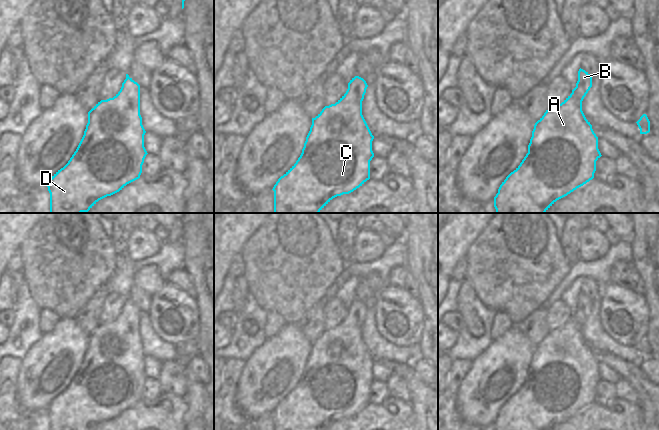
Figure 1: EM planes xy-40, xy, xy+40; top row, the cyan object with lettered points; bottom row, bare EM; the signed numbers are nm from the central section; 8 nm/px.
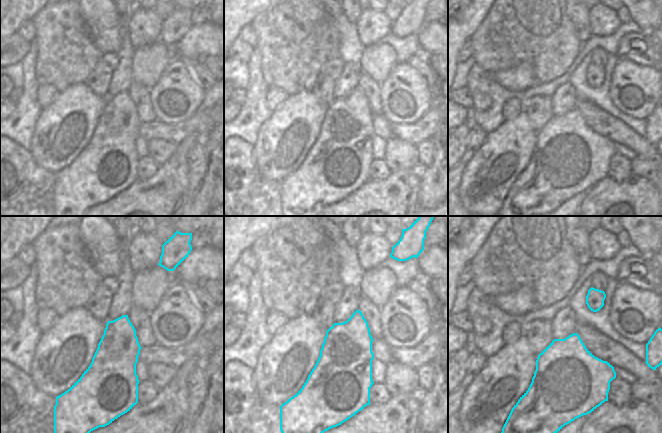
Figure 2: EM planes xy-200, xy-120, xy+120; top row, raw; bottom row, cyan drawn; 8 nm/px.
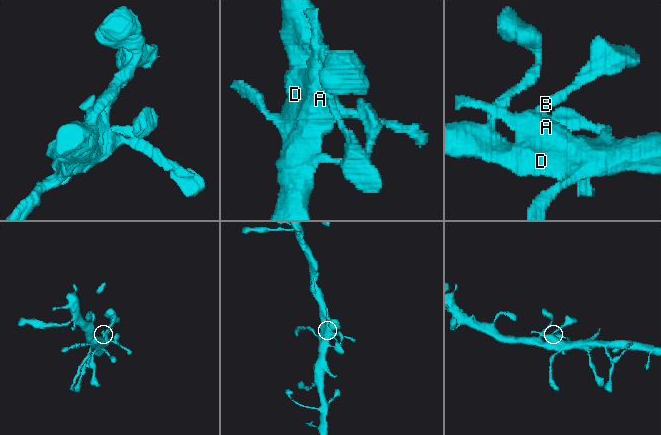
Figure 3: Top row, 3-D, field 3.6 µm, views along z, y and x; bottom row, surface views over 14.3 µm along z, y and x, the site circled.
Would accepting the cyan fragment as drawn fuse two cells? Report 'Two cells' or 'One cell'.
One cell

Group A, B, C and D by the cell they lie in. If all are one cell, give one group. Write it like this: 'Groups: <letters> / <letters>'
Groups: A B C D

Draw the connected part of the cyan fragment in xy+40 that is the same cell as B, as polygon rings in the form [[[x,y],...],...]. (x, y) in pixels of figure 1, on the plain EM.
[[[583,293],[578,295],[578,305],[572,317],[561,327],[550,330],[535,347],[528,369],[528,377],[520,389],[502,406],[494,421],[494,430],[552,430],[594,402],[596,385],[602,380],[598,361],[582,335],[582,325],[592,311],[592,300]]]

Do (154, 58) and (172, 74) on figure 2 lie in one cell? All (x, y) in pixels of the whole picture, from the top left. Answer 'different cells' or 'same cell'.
different cells

